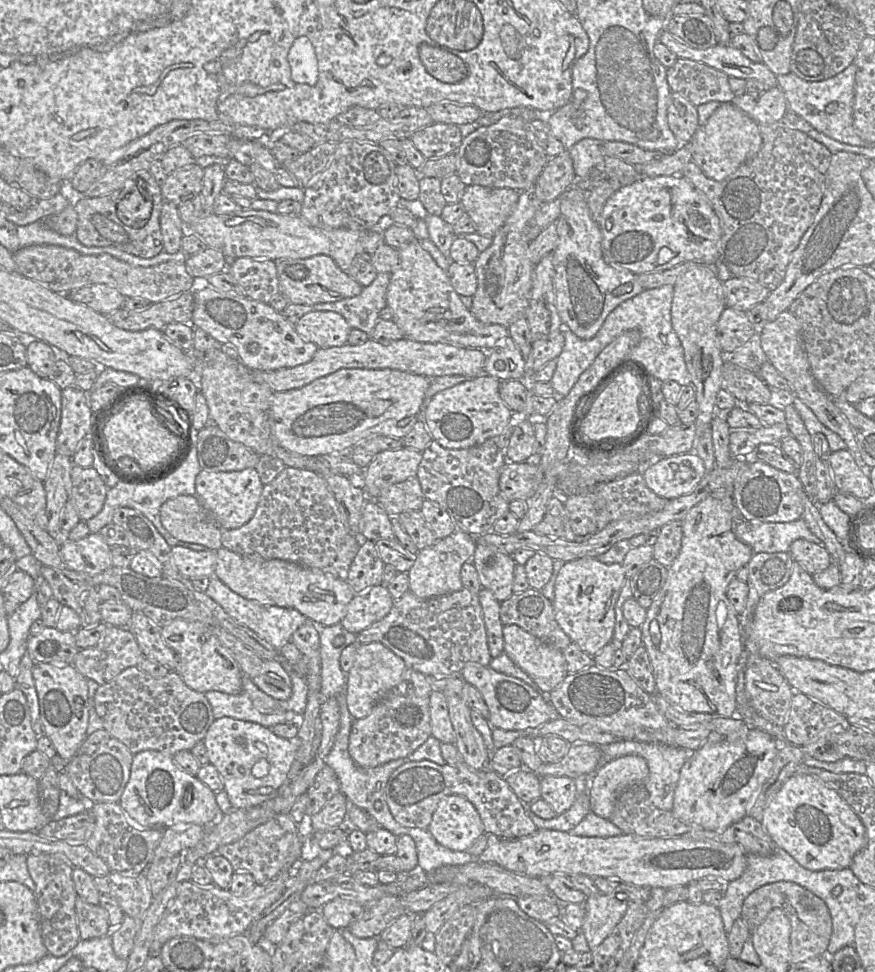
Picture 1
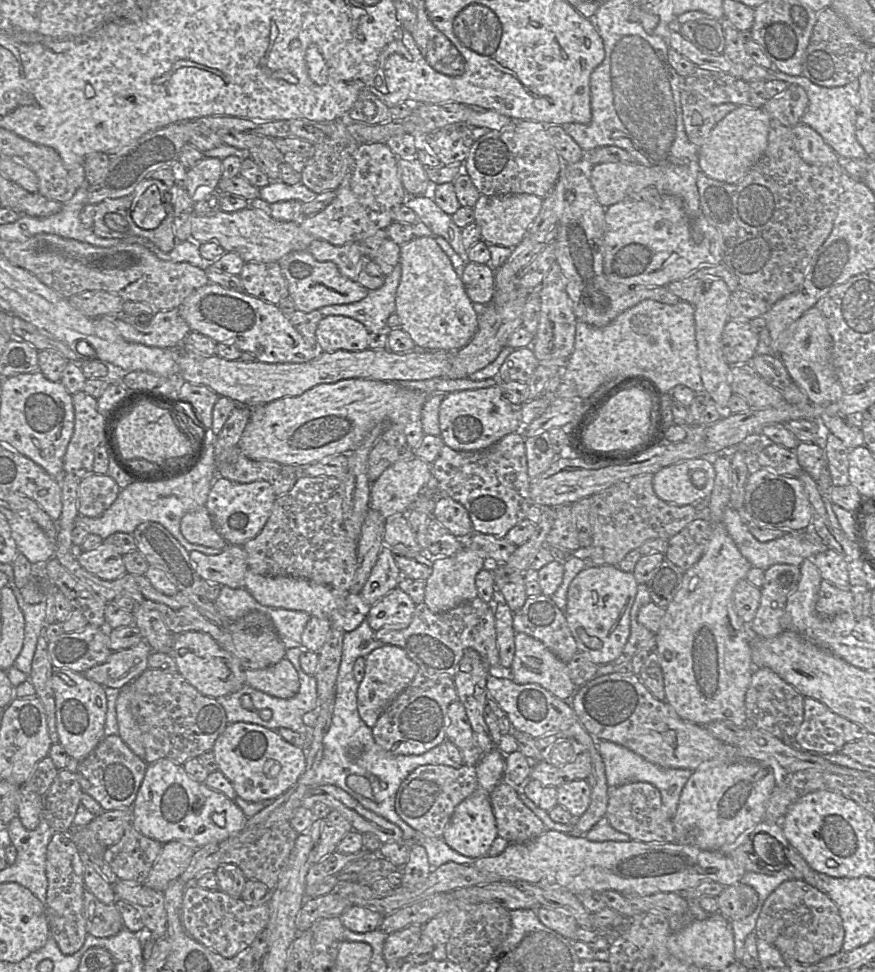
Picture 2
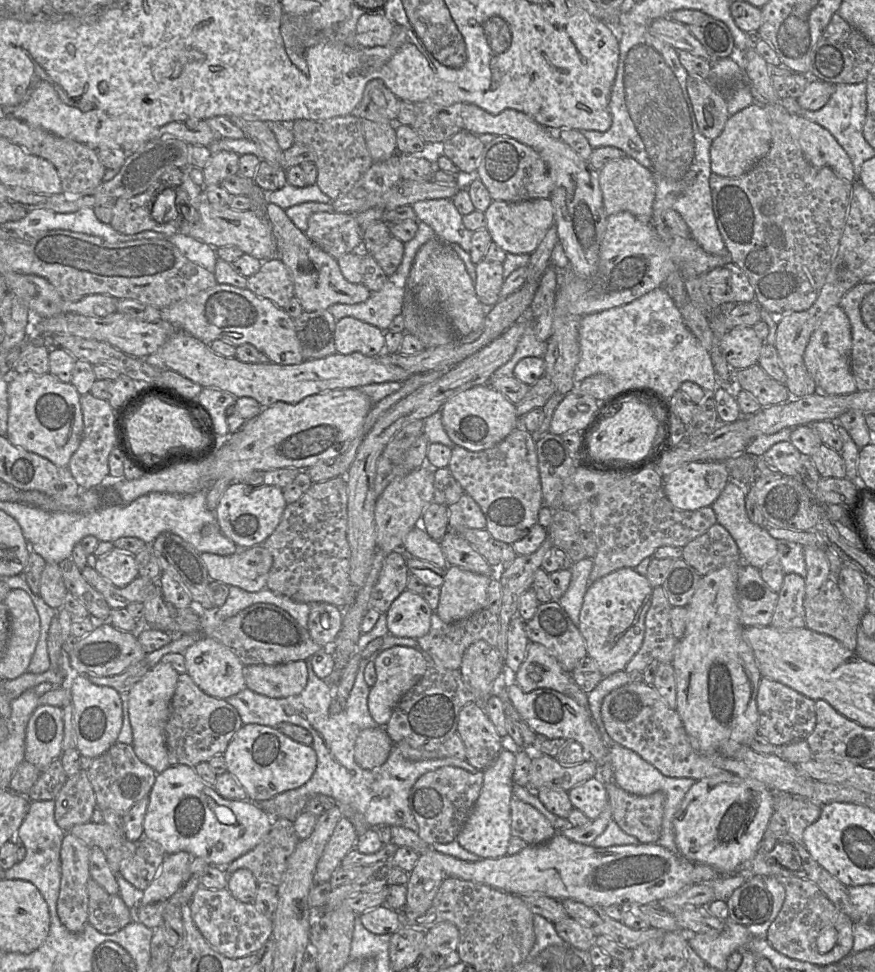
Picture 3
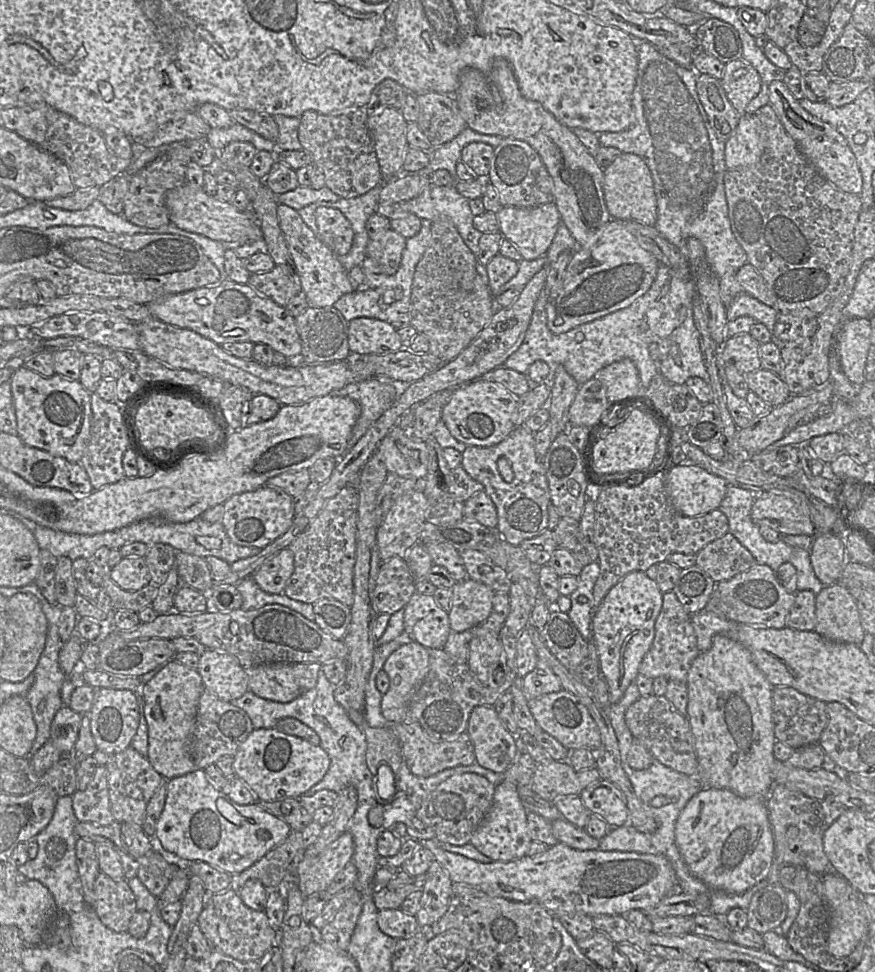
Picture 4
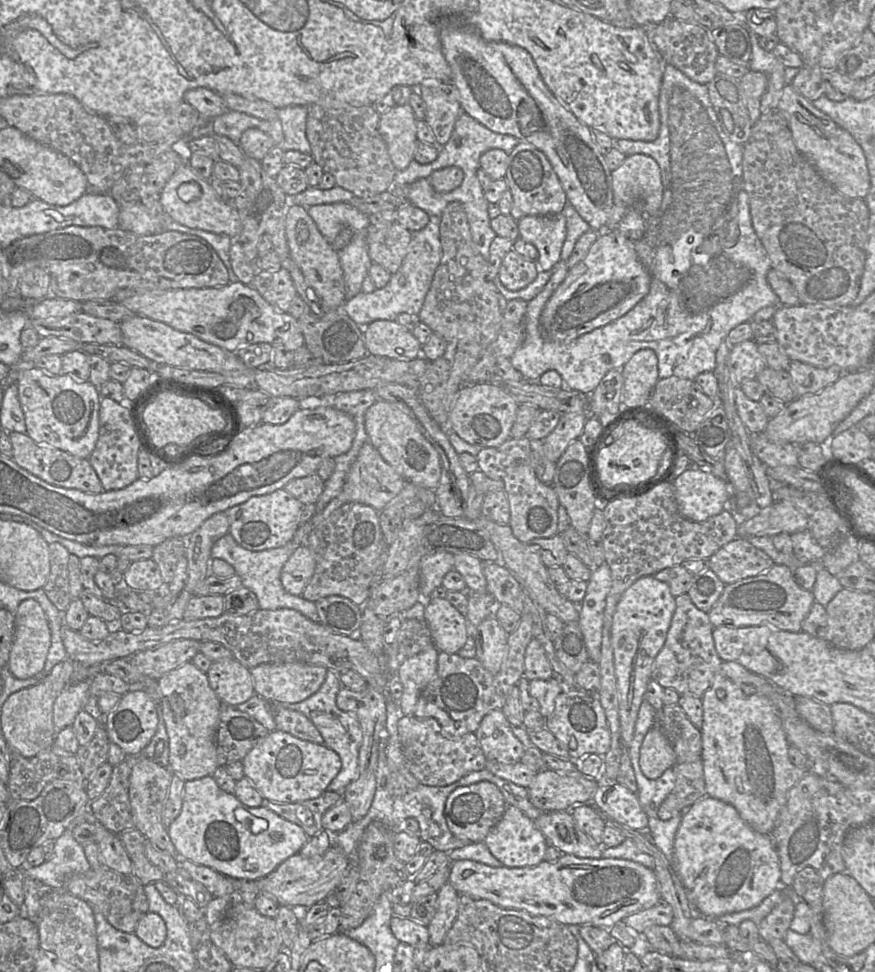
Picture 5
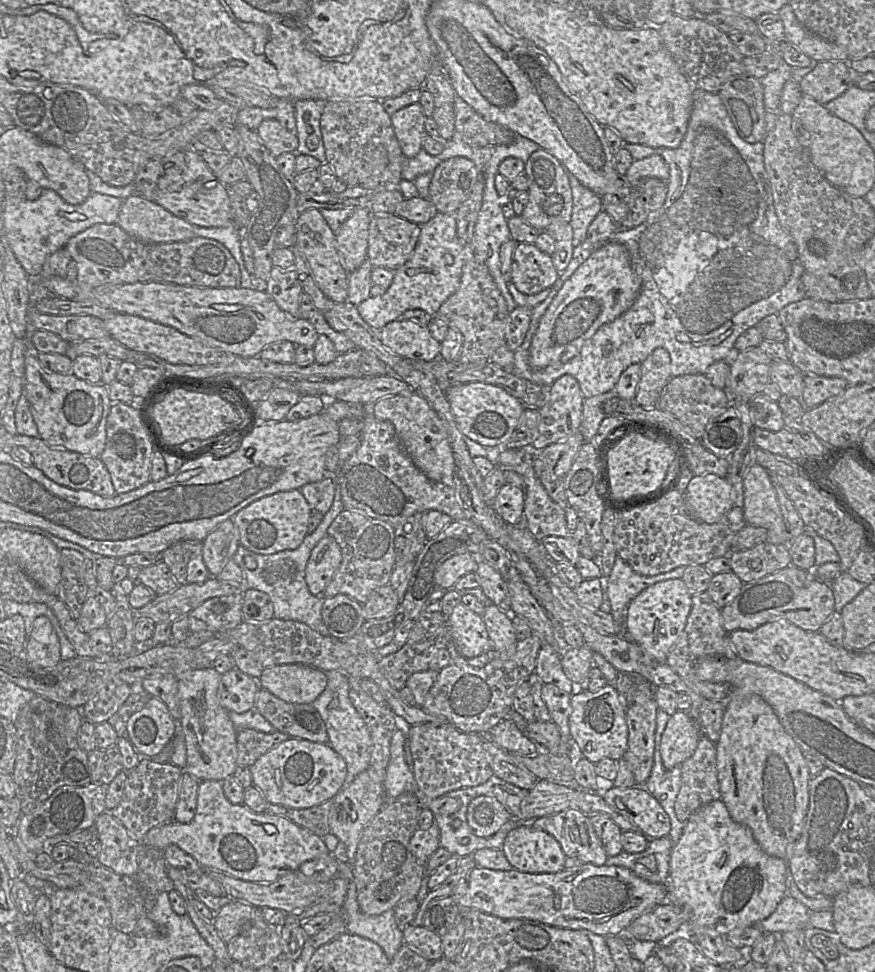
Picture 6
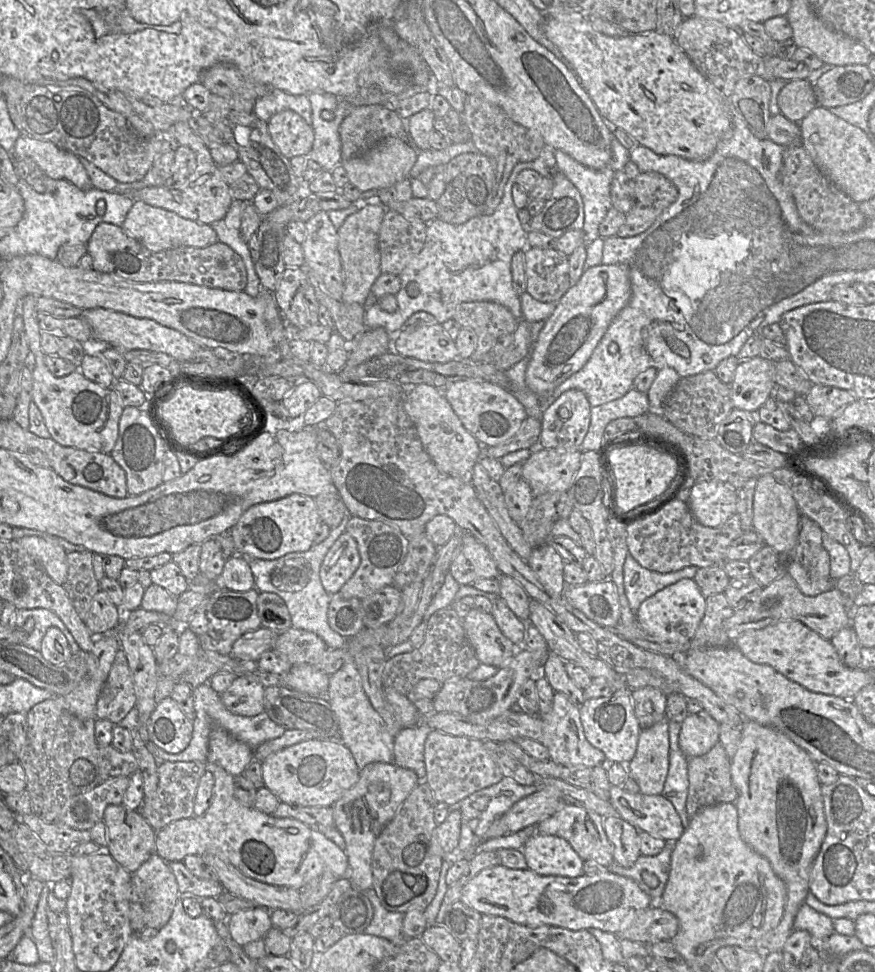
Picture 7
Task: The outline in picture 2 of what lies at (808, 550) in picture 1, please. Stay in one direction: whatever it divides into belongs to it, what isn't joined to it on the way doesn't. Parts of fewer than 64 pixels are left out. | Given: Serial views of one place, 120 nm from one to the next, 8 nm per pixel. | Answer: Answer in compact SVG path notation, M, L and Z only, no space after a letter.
M833 549L809 557L819 569L822 579L842 590L850 590L849 572L843 557Z

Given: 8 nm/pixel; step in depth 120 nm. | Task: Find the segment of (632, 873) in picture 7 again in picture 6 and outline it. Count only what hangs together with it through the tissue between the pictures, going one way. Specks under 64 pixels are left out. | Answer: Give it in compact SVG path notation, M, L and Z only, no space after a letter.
M668 837L649 839L644 851L622 851L616 856L609 856L606 865L627 868L643 880L666 885L672 846L673 843Z

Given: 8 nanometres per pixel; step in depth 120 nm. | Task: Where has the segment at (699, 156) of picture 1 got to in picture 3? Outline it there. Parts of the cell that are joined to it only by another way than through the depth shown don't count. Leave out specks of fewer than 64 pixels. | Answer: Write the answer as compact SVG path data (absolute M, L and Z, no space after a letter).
M752 103L730 116L722 133L712 140L711 171L724 177L740 177L769 152L772 142L771 124L764 106Z

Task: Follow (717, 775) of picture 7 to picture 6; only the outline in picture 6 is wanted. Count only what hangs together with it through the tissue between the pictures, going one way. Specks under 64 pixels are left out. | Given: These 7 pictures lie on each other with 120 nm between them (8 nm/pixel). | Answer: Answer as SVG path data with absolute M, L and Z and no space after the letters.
M703 736L691 757L681 765L681 787L675 800L676 817L686 822L702 806L721 799L716 767L716 746Z

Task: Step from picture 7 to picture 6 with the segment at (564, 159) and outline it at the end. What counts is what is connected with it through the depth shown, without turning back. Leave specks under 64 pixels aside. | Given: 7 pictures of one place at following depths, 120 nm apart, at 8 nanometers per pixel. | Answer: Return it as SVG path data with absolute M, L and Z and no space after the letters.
M568 173L573 207L569 225L573 231L574 247L586 240L587 230L594 218L603 210L602 197L583 186Z

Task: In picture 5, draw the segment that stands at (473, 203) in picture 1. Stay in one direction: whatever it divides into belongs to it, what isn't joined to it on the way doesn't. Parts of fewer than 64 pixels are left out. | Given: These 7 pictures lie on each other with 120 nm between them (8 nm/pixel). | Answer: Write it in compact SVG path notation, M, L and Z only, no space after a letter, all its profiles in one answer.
M563 215L525 216L517 220L519 238L534 245L538 251L536 261L540 271L553 269L561 260L566 238L566 219Z

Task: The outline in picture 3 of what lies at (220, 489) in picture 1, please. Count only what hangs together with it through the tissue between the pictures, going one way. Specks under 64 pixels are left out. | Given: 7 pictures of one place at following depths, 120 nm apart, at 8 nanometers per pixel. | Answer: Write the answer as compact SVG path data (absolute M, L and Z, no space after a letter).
M231 483L223 493L214 513L219 530L239 548L261 545L279 525L287 503L277 486L251 486Z

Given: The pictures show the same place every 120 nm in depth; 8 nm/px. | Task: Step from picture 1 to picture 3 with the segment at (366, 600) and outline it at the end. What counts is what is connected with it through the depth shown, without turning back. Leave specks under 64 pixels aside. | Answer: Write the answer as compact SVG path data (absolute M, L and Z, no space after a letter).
M406 589L385 613L389 633L419 639L429 632L433 612L421 594Z

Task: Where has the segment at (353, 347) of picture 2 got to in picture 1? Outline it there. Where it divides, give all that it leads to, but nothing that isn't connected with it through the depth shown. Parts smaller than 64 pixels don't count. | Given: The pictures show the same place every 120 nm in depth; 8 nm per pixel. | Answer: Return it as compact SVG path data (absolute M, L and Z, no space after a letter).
M312 311L303 315L295 324L296 332L318 348L347 344L351 327L345 318L332 311Z

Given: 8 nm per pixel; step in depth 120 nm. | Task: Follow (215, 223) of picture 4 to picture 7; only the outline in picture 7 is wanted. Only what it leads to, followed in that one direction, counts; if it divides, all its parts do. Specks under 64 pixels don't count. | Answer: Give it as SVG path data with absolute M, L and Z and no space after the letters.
M188 122L175 123L166 135L172 139L175 146L186 146L195 153L197 167L194 173L183 182L175 182L171 186L146 187L131 193L130 196L134 201L141 200L150 206L172 211L182 218L197 223L212 225L222 220L234 199L231 195L230 186L224 181L220 168L211 157L211 149L205 146Z

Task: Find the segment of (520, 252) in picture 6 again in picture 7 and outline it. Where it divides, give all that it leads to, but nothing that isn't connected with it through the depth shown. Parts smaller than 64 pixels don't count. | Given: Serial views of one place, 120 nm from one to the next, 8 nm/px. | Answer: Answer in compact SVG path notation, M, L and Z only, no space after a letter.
M551 248L524 251L526 292L540 302L558 302L572 287L568 256Z

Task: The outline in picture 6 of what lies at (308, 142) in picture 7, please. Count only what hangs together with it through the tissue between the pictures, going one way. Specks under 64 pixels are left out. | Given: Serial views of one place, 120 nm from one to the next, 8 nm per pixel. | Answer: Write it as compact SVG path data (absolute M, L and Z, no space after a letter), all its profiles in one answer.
M276 119L262 121L256 132L262 143L275 157L283 153L293 153L299 145L297 135Z

